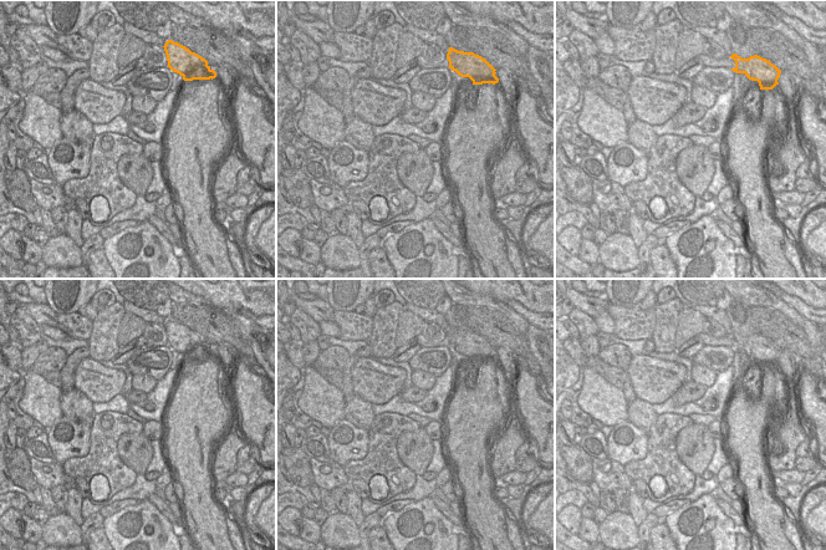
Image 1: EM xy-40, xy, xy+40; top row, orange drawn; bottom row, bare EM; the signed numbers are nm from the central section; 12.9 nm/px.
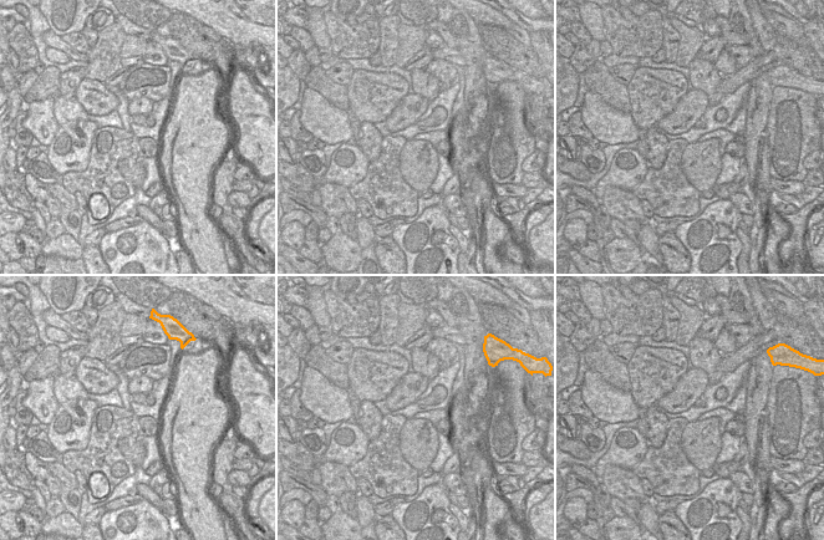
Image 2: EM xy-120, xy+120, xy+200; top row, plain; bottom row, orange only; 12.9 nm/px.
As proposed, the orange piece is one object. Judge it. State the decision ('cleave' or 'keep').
keep

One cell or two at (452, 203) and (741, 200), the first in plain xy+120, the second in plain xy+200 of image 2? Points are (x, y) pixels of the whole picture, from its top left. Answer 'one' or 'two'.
one

